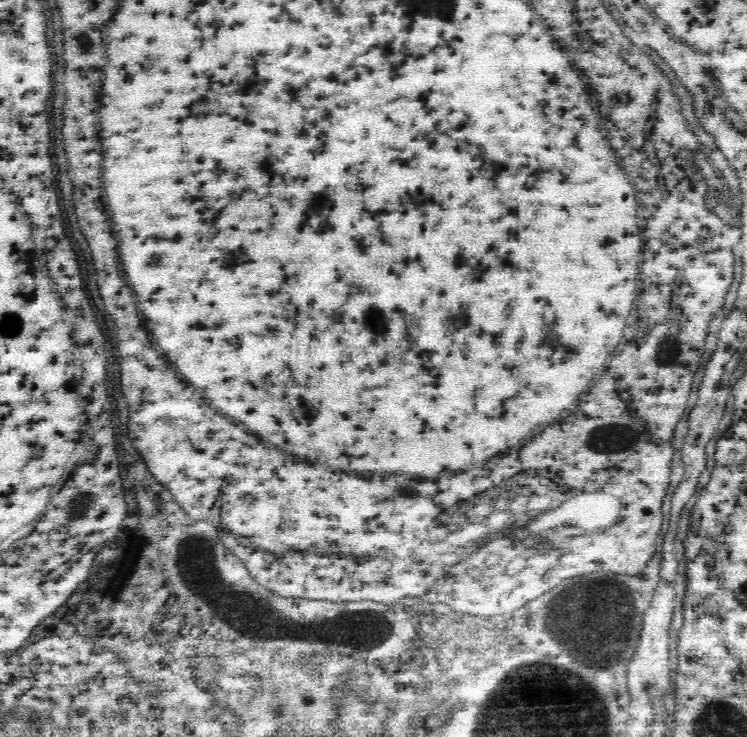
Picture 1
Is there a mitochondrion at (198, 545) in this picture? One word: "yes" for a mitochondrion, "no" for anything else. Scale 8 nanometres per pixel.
yes

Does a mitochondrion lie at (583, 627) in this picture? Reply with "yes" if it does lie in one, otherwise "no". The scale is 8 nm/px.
yes

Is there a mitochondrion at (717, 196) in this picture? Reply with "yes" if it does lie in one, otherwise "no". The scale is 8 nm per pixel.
yes

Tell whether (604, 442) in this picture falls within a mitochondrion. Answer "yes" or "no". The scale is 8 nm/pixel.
yes

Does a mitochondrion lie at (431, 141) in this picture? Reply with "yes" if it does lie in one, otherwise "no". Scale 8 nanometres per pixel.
no

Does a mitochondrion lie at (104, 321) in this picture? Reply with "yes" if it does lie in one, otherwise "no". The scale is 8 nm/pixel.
no

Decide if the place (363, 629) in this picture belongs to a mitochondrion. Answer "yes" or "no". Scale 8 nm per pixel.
yes

